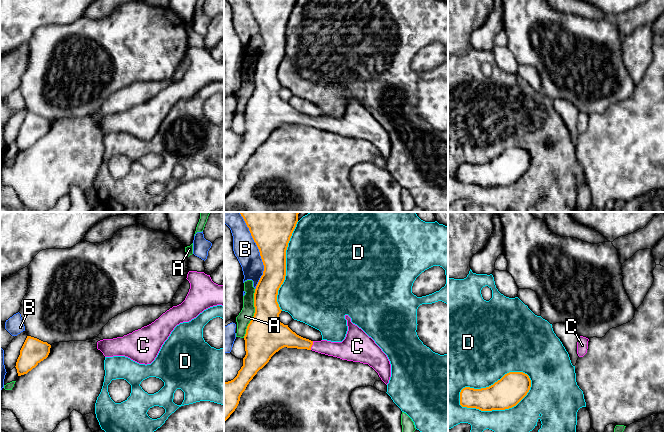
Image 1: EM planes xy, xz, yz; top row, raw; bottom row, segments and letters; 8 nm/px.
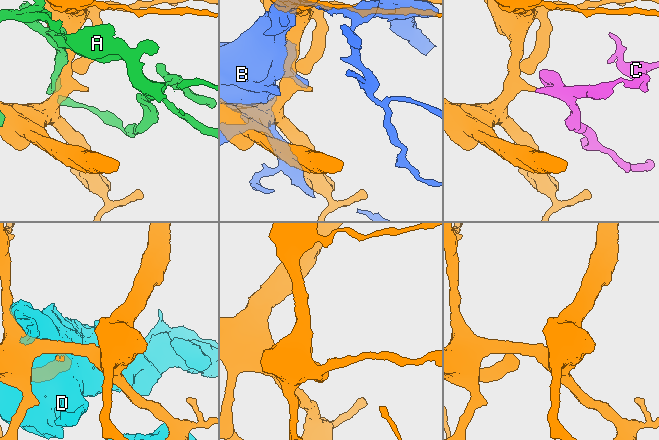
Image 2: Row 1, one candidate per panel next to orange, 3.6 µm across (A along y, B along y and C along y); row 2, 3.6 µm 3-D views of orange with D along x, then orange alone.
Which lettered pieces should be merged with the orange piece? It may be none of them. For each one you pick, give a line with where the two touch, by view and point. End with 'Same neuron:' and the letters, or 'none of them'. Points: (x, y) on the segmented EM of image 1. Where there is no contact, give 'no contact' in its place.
C: xz (312, 344)
Same neuron: C

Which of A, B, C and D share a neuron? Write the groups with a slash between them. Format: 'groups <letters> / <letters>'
groups A / B / C / D

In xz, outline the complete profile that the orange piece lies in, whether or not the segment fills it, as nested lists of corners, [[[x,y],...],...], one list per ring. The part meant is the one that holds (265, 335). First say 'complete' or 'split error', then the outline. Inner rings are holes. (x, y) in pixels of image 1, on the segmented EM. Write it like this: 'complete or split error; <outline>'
split error; [[[239,212],[256,243],[264,265],[254,293],[255,313],[247,326],[246,355],[237,376],[224,382],[224,422],[237,408],[249,382],[280,349],[312,350],[342,360],[368,364],[387,385],[391,364],[387,355],[361,328],[345,315],[348,331],[342,342],[311,341],[279,321],[278,290],[286,276],[286,250],[299,212]]]

